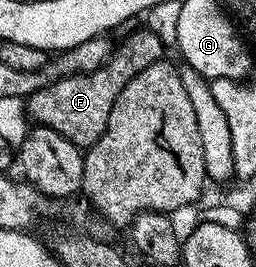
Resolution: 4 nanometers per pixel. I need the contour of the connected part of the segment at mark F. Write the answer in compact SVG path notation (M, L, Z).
M135 30L120 46L118 43L112 49L109 60L93 73L70 74L27 95L25 113L32 123L53 128L53 132L61 132L61 136L77 147L89 148L105 132L105 124L109 124L109 112L113 112L113 104L117 104L121 88L125 88L125 84L129 84L137 72L145 72L149 64L157 64L164 58L161 35L151 30Z

